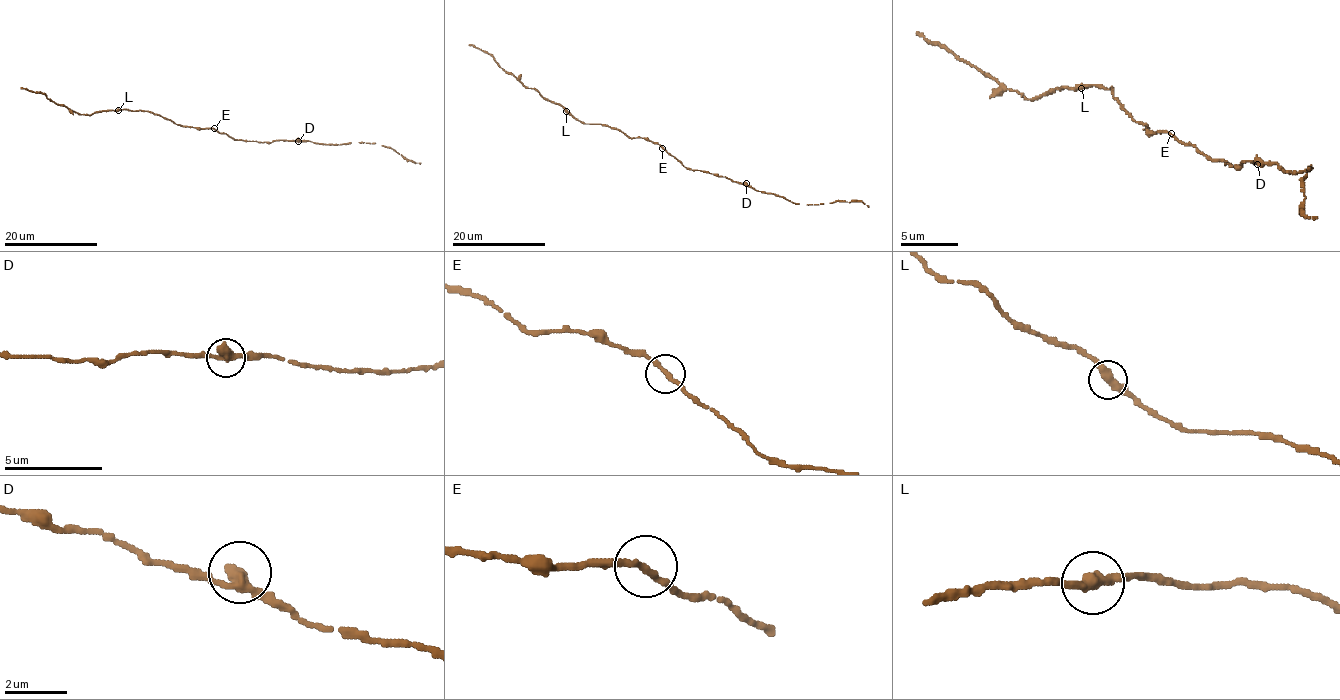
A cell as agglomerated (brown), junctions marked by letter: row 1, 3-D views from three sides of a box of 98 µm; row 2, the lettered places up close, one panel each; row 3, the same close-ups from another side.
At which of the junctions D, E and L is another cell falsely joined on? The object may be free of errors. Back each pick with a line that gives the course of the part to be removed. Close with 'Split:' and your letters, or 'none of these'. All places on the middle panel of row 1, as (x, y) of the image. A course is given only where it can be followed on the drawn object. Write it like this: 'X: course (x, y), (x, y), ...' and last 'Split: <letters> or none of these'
Split: none of these

